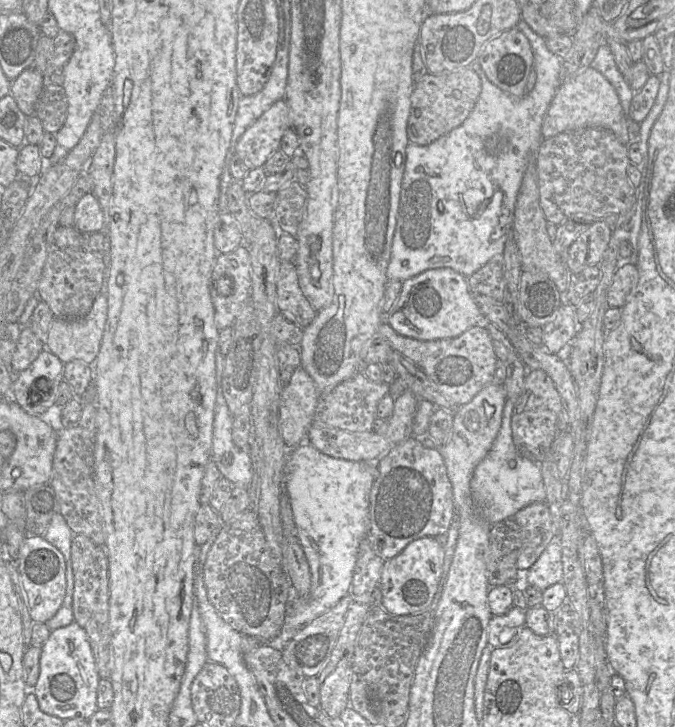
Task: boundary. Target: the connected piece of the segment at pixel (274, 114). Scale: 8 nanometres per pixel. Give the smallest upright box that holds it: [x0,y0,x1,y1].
[236,99,291,169]

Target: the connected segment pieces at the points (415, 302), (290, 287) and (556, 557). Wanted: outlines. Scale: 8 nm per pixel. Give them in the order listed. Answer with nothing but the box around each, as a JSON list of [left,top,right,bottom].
[[384,267,489,341],[277,261,317,328],[521,541,563,592]]

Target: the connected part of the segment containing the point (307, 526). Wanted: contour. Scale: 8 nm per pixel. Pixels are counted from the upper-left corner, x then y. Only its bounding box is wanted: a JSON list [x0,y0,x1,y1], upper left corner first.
[268,442,375,649]

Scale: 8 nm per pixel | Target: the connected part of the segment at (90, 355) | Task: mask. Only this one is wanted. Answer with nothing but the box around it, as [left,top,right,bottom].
[45,292,107,364]

